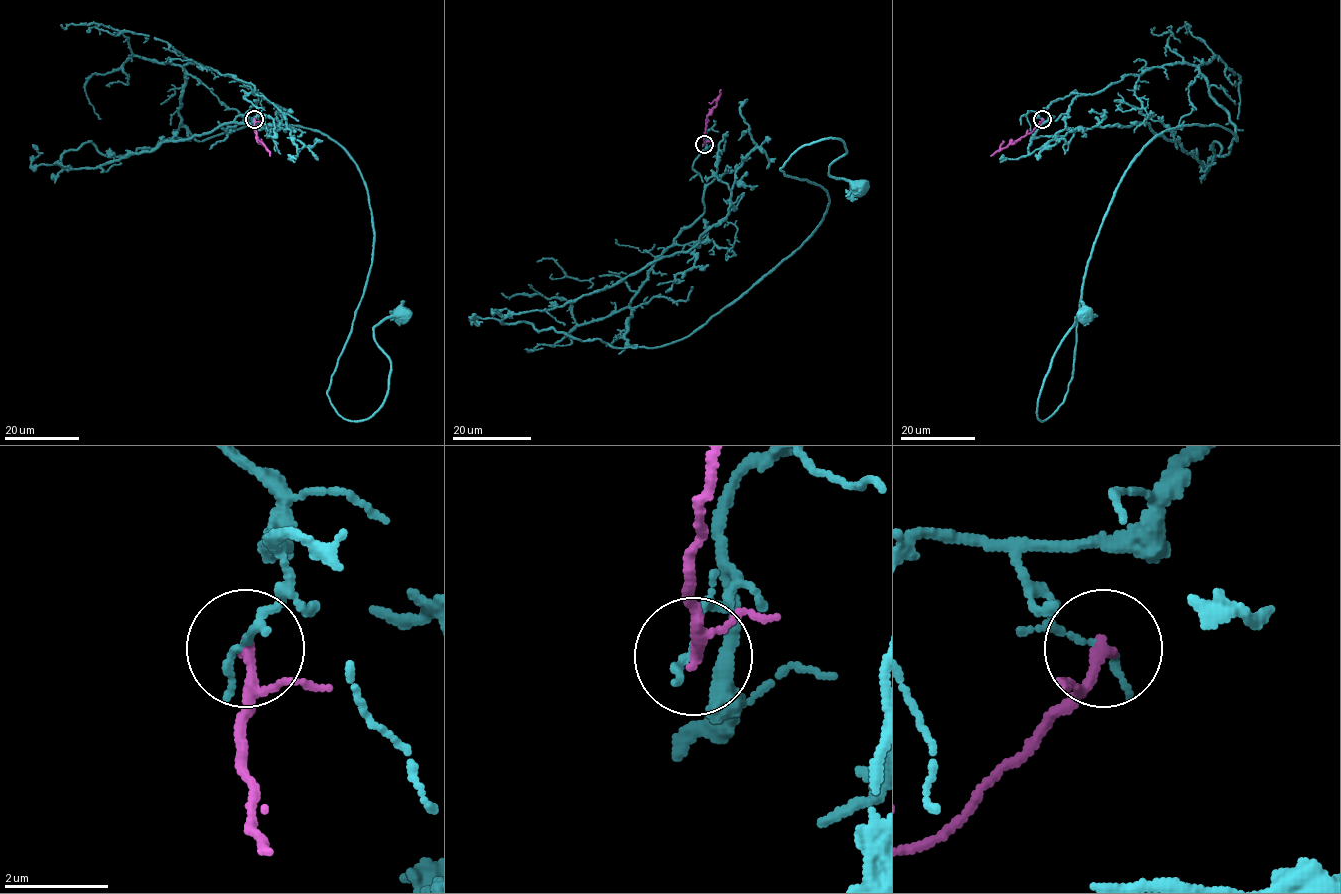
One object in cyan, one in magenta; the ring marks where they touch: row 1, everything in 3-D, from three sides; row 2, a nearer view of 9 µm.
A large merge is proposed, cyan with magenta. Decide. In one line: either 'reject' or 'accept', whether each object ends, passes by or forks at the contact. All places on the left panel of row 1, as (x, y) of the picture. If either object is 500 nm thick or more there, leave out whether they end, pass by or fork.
reject; cyan ends; magenta passes by

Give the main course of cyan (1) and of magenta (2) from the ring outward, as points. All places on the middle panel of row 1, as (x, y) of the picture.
1: (703, 144), (631, 345), (810, 236), (804, 145), (840, 139), (860, 189)
2: (703, 144), (705, 120), (716, 105), (720, 89)

